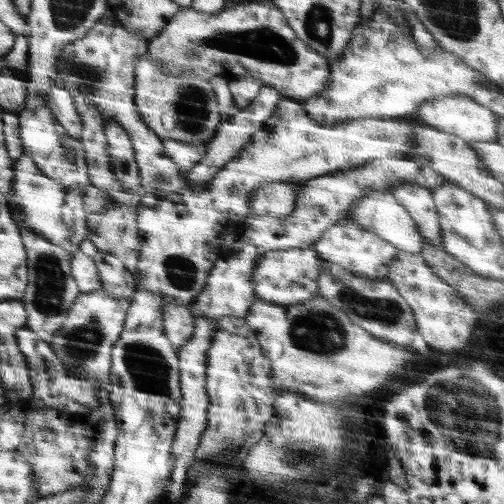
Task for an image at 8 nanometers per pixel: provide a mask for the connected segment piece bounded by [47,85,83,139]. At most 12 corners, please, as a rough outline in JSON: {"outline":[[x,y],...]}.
{"outline":[[57,85],[47,92],[47,103],[72,138],[83,124],[71,95]]}

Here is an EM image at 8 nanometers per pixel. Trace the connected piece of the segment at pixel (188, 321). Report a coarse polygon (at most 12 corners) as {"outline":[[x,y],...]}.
{"outline":[[176,303],[162,308],[163,327],[177,349],[195,329],[188,308]]}

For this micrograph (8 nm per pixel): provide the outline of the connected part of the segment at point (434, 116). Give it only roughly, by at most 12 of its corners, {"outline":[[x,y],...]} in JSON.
{"outline":[[469,96],[427,100],[415,119],[458,138],[497,140],[499,124]]}

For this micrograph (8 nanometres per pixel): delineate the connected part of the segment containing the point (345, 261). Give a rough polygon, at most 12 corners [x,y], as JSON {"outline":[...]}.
{"outline":[[338,222],[312,248],[355,275],[386,278],[398,250]]}

